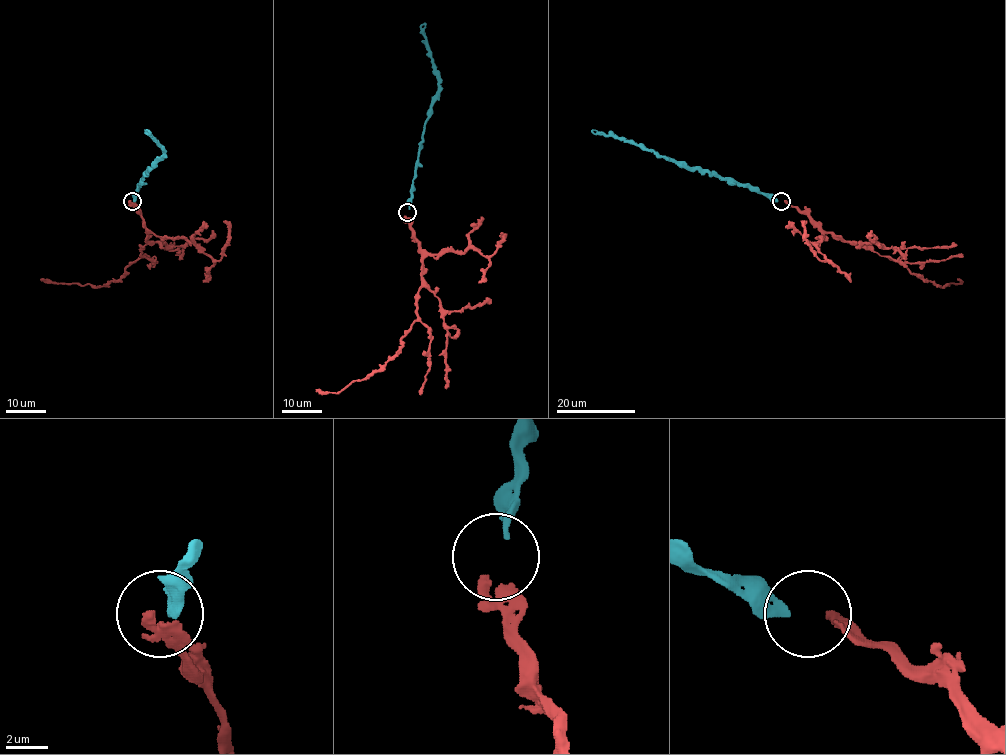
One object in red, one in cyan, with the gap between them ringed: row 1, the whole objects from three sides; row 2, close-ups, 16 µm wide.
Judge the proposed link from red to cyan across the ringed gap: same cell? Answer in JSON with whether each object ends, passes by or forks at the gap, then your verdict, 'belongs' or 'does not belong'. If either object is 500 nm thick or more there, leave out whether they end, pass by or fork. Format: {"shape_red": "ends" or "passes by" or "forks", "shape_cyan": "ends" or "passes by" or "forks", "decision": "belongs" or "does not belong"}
{"shape_red": "ends", "shape_cyan": "ends", "decision": "belongs"}

